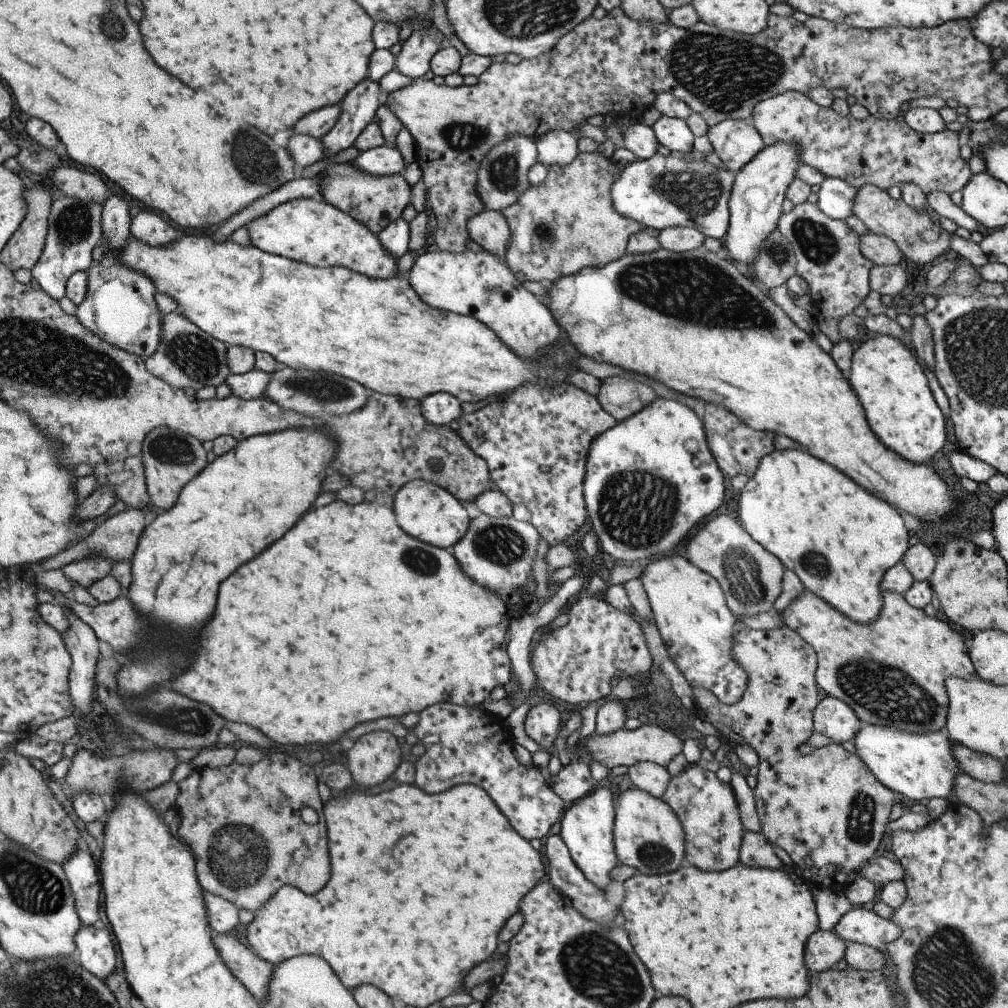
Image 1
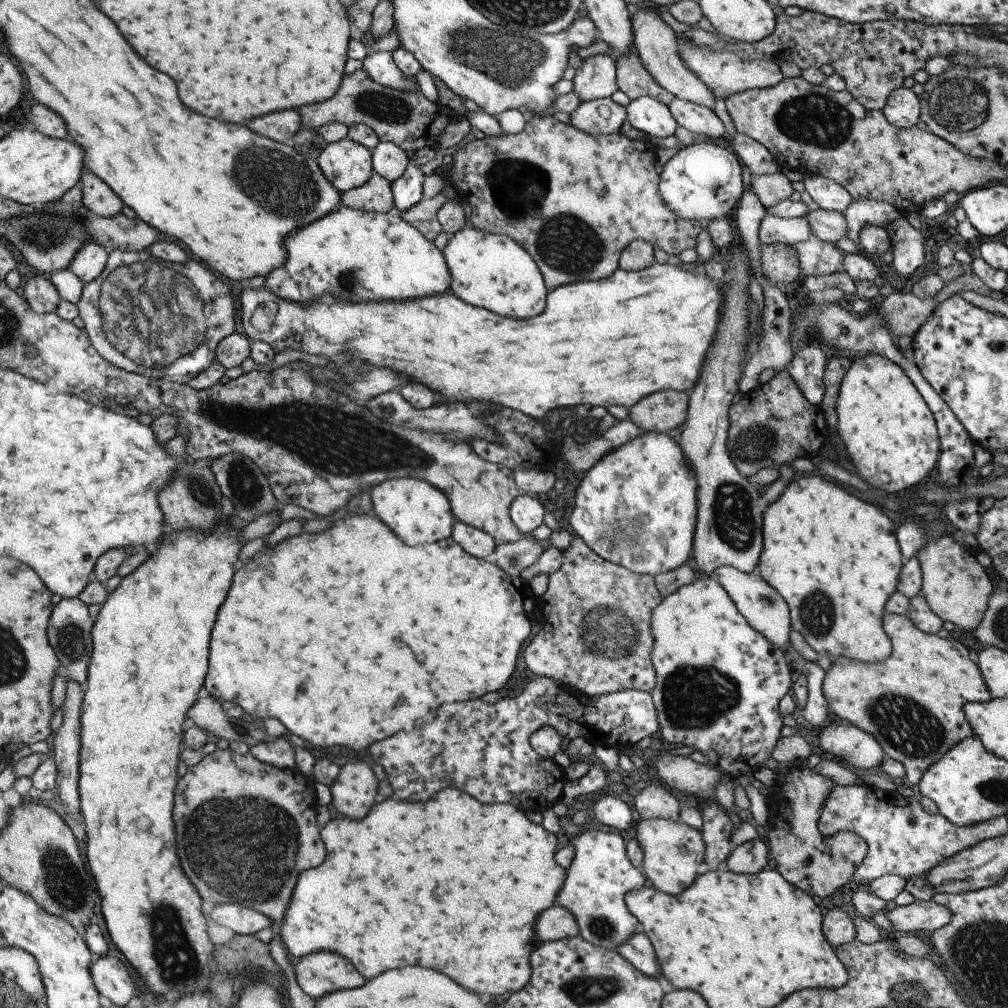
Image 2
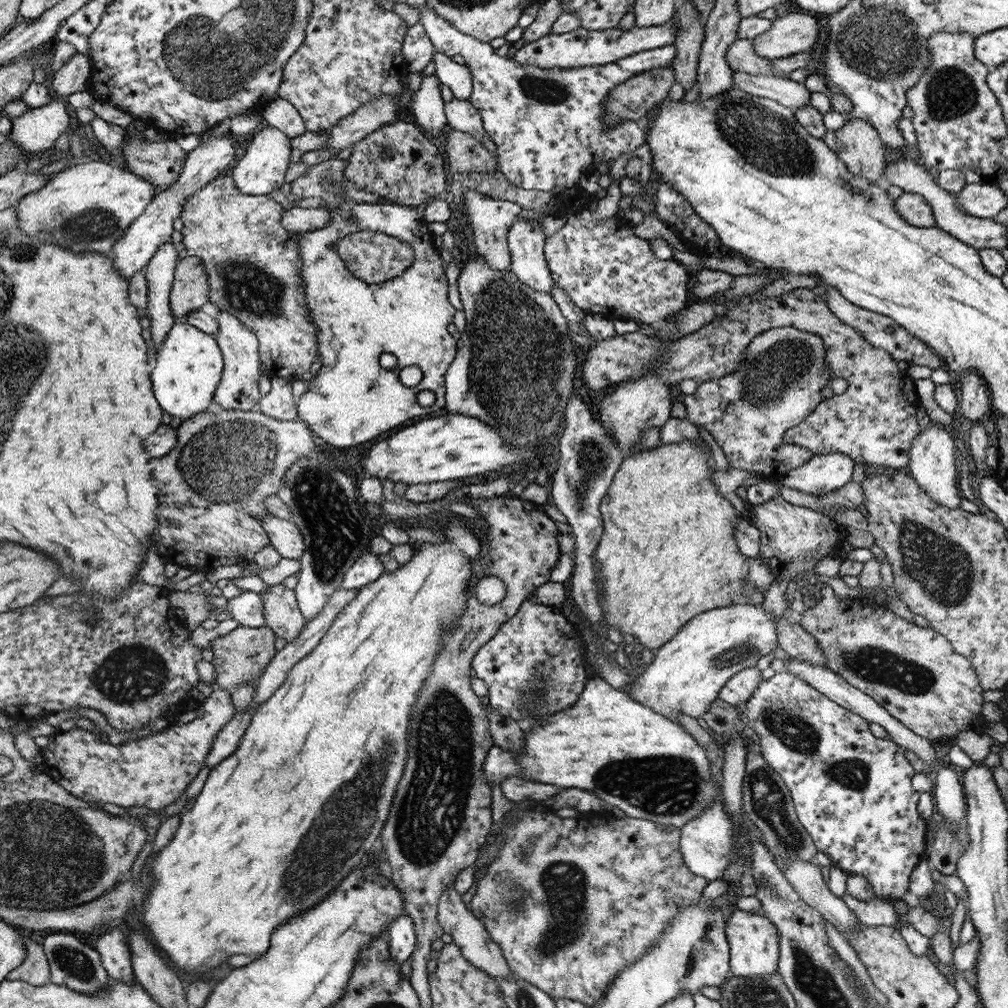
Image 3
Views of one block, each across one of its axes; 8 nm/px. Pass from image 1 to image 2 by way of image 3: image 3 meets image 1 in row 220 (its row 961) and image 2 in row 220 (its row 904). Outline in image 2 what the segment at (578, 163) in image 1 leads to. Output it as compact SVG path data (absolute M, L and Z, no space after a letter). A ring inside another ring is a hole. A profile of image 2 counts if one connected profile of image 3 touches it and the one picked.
M554 116L528 117L525 122L524 129L517 133L506 133L499 137L484 137L475 139L470 137L461 146L452 151L454 154L454 167L452 170L446 170L448 182L466 196L468 204L470 204L471 222L478 230L488 233L500 233L514 239L530 256L534 259L536 266L543 274L547 289L549 291L558 288L560 285L567 285L575 282L597 281L608 278L614 274L619 268L619 258L622 251L633 240L644 239L652 244L653 247L661 248L667 252L672 258L675 258L683 250L695 248L697 236L703 230L703 223L698 221L689 221L681 219L674 214L666 203L662 200L659 193L659 174L656 172L657 153L656 146L650 141L630 140L621 133L612 133L609 135L591 135L578 130L574 125L566 125L560 122Z

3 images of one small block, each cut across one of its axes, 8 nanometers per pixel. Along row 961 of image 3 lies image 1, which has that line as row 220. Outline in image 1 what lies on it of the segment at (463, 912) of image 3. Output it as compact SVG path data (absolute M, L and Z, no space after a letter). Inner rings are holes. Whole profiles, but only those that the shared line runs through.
M485 210L468 220L470 238L486 251L506 256L510 244L510 226L501 212Z

